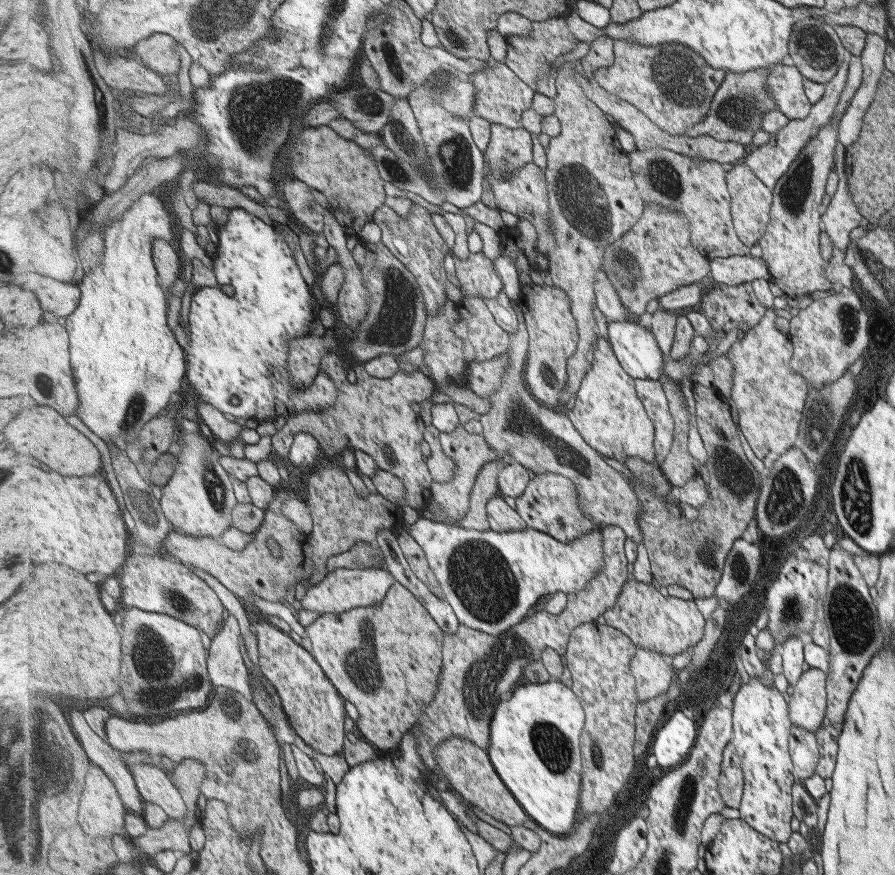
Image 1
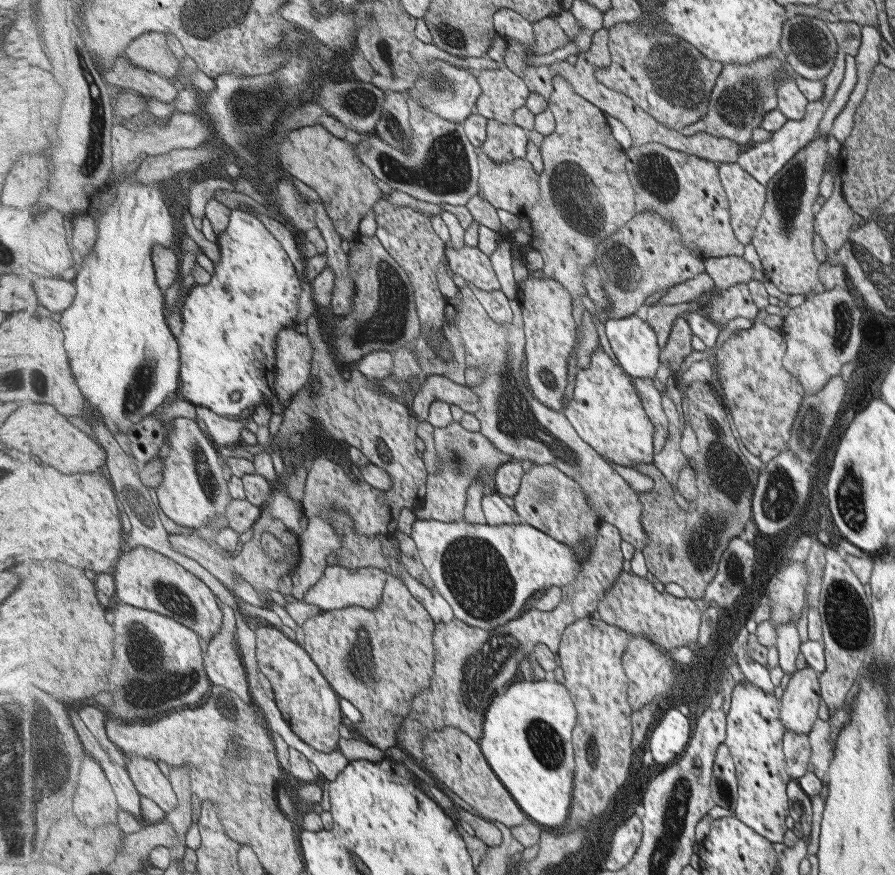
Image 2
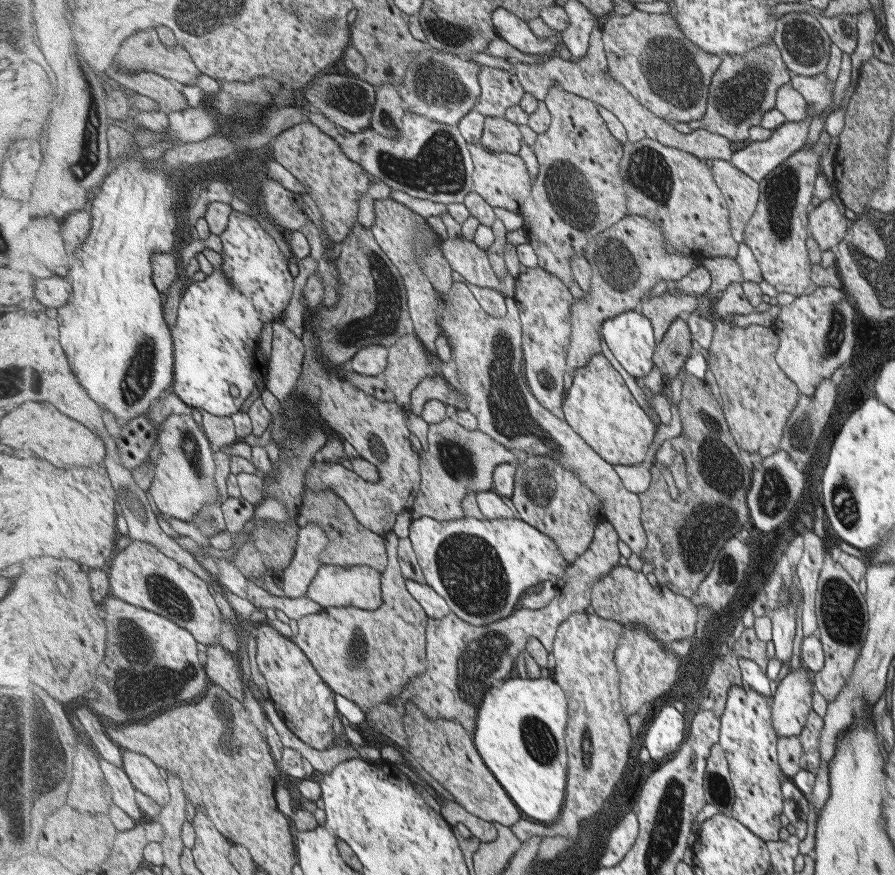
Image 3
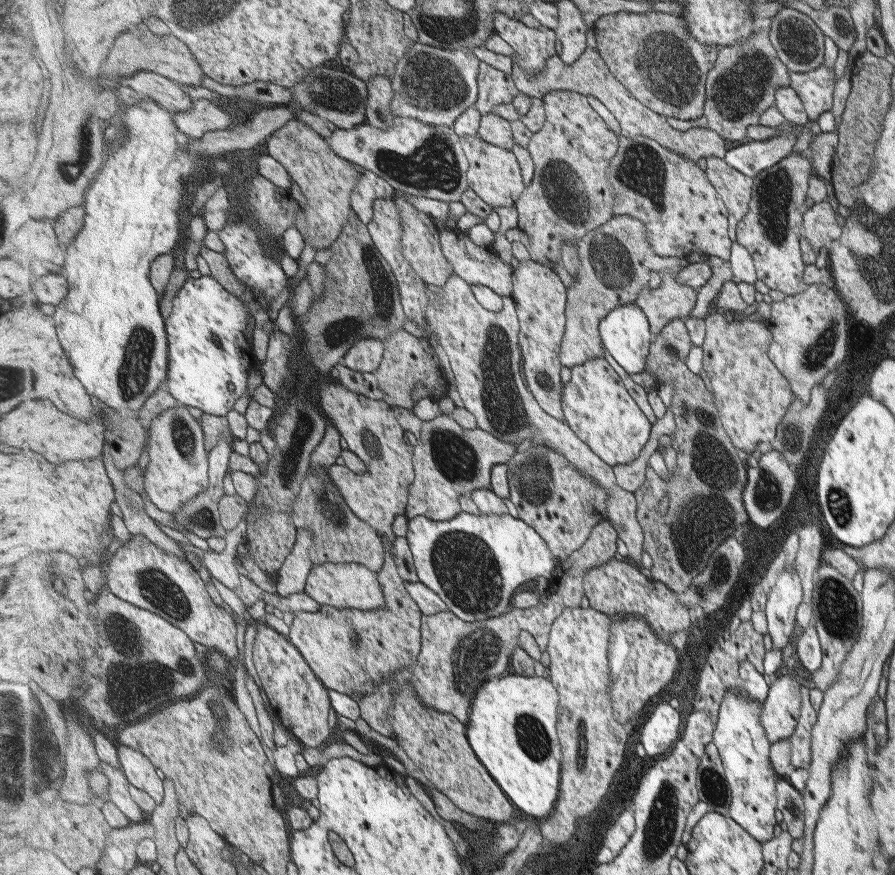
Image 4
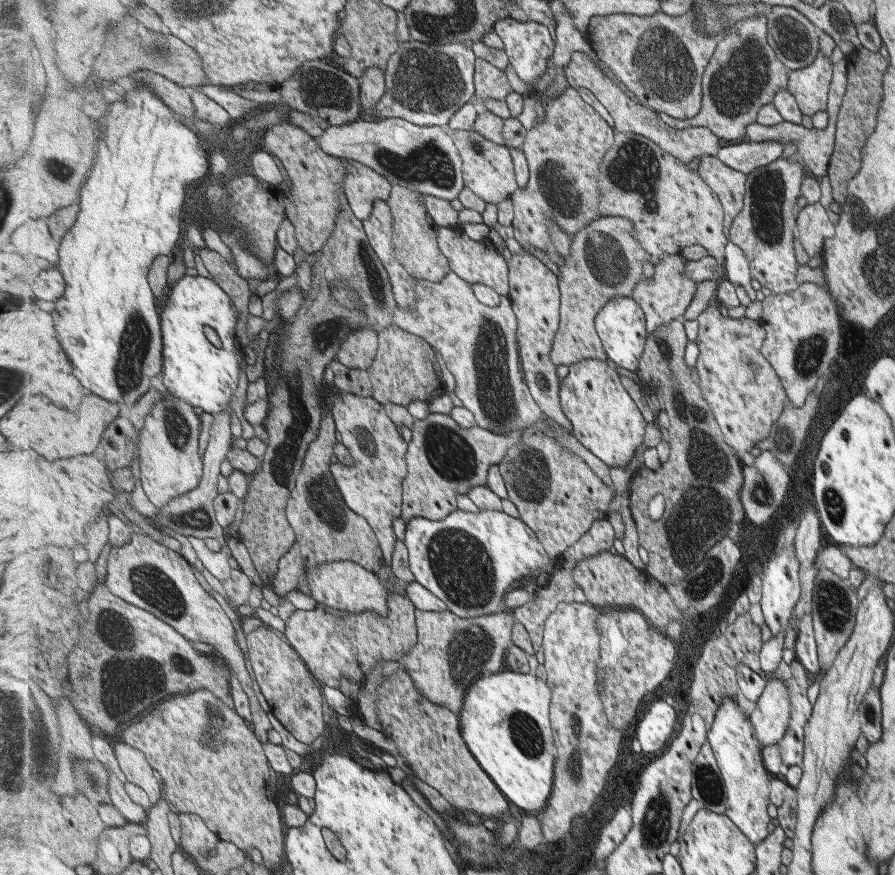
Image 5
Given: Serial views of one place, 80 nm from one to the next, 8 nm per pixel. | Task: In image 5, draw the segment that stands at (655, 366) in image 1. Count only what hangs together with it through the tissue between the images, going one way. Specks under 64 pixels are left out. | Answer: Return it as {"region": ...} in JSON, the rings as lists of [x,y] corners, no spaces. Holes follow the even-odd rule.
{"region":[[[629,296],[612,298],[603,310],[599,311],[596,318],[595,330],[601,337],[606,353],[609,358],[621,368],[635,371],[639,368],[639,360],[645,352],[649,327],[646,321],[646,311],[639,306],[639,303]]]}

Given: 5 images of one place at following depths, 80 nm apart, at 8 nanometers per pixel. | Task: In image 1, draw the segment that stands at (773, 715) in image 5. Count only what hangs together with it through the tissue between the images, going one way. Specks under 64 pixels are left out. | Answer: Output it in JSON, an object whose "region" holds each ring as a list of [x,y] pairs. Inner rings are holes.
{"region":[[[816,668],[803,671],[791,694],[785,696],[789,720],[793,725],[814,733],[826,709],[825,679],[827,673]]]}

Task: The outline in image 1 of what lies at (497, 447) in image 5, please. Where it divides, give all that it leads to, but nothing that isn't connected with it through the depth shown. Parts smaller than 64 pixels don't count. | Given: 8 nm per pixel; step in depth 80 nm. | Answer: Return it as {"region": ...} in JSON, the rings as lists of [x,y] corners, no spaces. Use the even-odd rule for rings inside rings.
{"region":[[[460,424],[457,426],[457,430],[441,434],[441,446],[443,451],[447,456],[450,456],[455,462],[457,462],[457,472],[455,480],[449,483],[439,483],[434,482],[432,486],[432,496],[429,498],[429,503],[424,511],[424,516],[429,519],[433,516],[441,518],[441,522],[445,519],[460,521],[462,518],[467,516],[469,509],[471,508],[471,493],[474,488],[475,482],[478,481],[479,474],[481,470],[486,466],[487,463],[498,461],[501,456],[493,450],[487,440],[479,434],[470,434],[463,426]],[[432,503],[439,504],[439,510],[433,511],[428,510],[428,507],[432,506]]]}

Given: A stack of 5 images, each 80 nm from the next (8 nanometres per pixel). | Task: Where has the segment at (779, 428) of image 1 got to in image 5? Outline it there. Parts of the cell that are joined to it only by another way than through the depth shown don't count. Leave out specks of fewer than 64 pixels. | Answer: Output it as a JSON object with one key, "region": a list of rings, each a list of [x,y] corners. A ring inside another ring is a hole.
{"region":[[[710,303],[696,318],[699,326],[695,344],[698,346],[698,357],[694,368],[699,378],[699,388],[702,398],[709,404],[709,410],[722,432],[723,441],[735,452],[742,465],[750,465],[754,456],[750,455],[749,448],[755,446],[757,440],[767,439],[773,423],[779,418],[786,398],[786,391],[782,381],[774,371],[769,360],[762,355],[761,343],[765,338],[764,328],[756,321],[740,317],[733,319],[721,316],[716,303]]]}

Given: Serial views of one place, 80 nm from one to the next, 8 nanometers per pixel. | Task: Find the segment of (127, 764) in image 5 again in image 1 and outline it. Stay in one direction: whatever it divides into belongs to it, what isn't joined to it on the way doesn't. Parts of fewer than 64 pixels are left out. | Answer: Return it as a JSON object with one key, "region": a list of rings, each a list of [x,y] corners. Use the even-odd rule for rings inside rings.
{"region":[[[159,763],[131,765],[139,792],[147,802],[158,804],[174,819],[186,818],[188,806],[179,788]]]}

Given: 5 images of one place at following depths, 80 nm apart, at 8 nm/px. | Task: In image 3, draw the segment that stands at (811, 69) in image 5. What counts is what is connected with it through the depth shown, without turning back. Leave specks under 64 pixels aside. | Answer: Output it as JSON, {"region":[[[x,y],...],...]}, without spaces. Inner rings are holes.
{"region":[[[817,74],[813,77],[791,76],[791,86],[805,99],[807,107],[814,110],[814,114],[821,114],[827,107],[831,107],[831,90],[833,82],[827,79],[827,76]]]}

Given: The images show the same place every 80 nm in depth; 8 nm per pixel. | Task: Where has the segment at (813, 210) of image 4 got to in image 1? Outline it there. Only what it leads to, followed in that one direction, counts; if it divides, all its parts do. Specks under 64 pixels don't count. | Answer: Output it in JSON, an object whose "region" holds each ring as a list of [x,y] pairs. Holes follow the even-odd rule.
{"region":[[[837,140],[833,148],[833,170],[838,176],[837,188],[829,199],[829,205],[822,209],[820,229],[827,234],[835,248],[841,251],[849,249],[849,232],[859,226],[861,216],[855,210],[852,194],[850,193],[845,174],[845,150]]]}

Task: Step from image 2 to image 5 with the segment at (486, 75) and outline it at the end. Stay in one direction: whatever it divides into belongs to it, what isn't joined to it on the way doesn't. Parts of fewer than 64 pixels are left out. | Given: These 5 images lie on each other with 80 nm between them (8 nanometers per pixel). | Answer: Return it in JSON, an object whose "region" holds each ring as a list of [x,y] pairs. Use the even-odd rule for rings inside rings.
{"region":[[[477,58],[477,63],[475,63],[475,98],[472,103],[477,114],[487,111],[483,103],[488,98],[505,101],[513,91],[505,71],[499,70],[497,66],[493,66],[487,60]]]}

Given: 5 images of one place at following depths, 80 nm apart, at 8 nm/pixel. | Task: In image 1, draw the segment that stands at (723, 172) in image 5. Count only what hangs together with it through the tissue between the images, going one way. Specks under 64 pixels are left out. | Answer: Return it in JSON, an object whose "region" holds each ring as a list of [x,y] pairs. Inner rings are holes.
{"region":[[[743,163],[736,164],[725,173],[726,187],[730,196],[730,216],[737,238],[748,247],[757,244],[769,222],[772,190],[767,188]]]}

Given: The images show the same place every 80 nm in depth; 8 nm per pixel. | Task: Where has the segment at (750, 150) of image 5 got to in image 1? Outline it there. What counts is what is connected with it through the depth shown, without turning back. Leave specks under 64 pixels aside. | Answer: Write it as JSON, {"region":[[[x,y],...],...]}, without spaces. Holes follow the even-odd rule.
{"region":[[[843,62],[839,65],[837,73],[824,84],[823,96],[815,103],[810,105],[808,115],[799,120],[789,120],[785,126],[782,126],[776,133],[770,135],[770,139],[763,145],[758,146],[756,150],[744,156],[745,166],[750,168],[750,171],[767,187],[773,188],[777,180],[784,175],[787,167],[793,162],[793,159],[799,154],[799,151],[807,144],[810,138],[813,138],[817,131],[828,123],[831,113],[843,86],[845,86],[845,78],[847,76],[848,62]]]}

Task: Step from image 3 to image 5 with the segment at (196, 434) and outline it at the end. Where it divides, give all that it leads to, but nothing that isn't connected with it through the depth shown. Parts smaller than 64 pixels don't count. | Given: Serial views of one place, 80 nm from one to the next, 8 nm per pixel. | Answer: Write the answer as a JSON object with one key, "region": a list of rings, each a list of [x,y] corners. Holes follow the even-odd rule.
{"region":[[[165,392],[163,401],[155,403],[151,415],[145,419],[143,429],[139,434],[139,480],[141,487],[148,499],[157,509],[167,506],[172,498],[187,495],[195,490],[203,479],[204,455],[199,450],[199,438],[202,430],[202,419],[193,412],[193,406],[170,392]]]}

